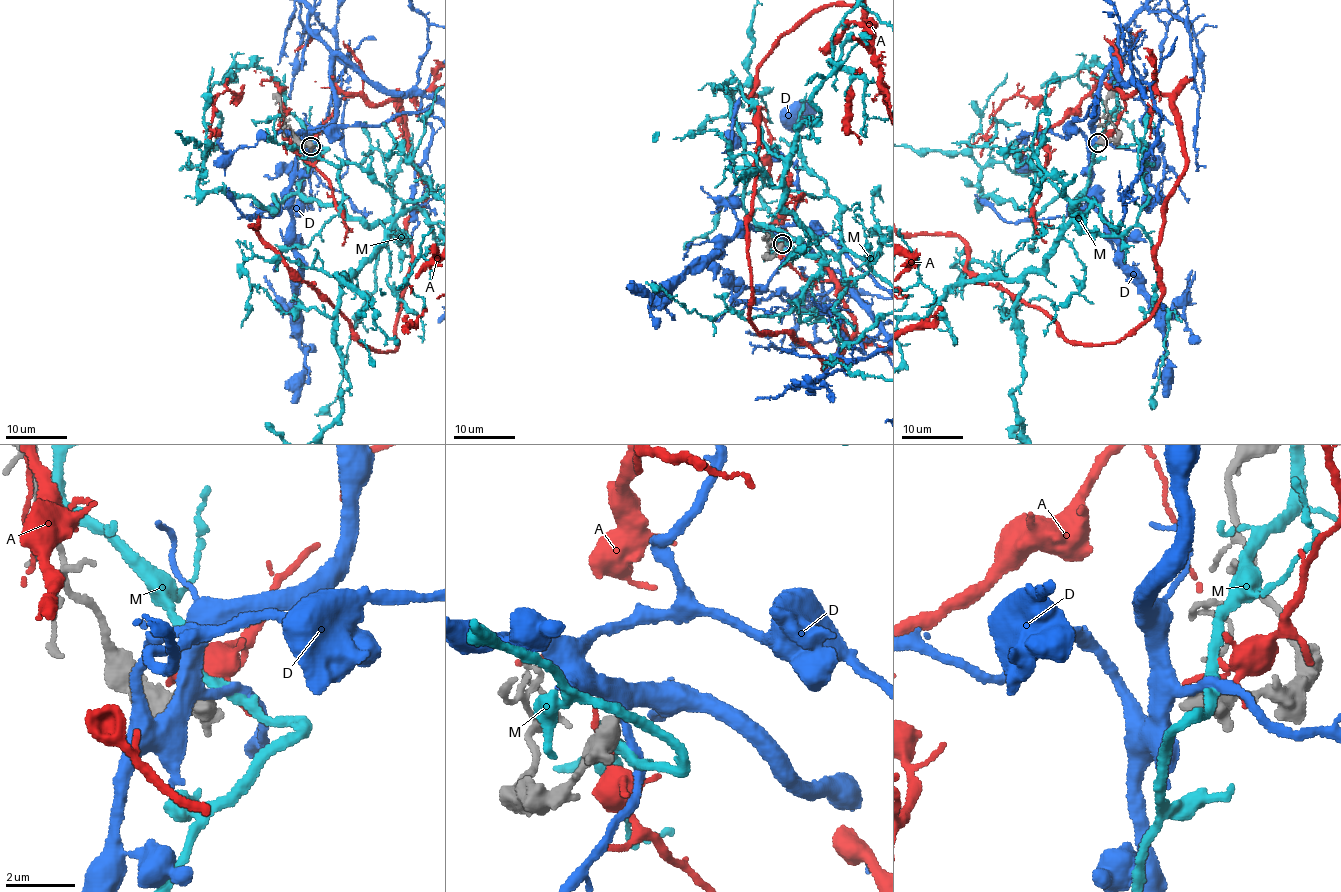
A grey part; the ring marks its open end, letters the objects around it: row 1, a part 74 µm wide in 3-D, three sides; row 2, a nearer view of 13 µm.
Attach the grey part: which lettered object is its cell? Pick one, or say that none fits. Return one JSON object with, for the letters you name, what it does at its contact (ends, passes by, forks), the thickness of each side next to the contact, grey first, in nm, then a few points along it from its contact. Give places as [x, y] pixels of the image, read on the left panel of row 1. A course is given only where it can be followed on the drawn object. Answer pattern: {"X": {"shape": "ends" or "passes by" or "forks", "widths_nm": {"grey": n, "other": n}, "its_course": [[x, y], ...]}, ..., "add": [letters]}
{"add": []}

